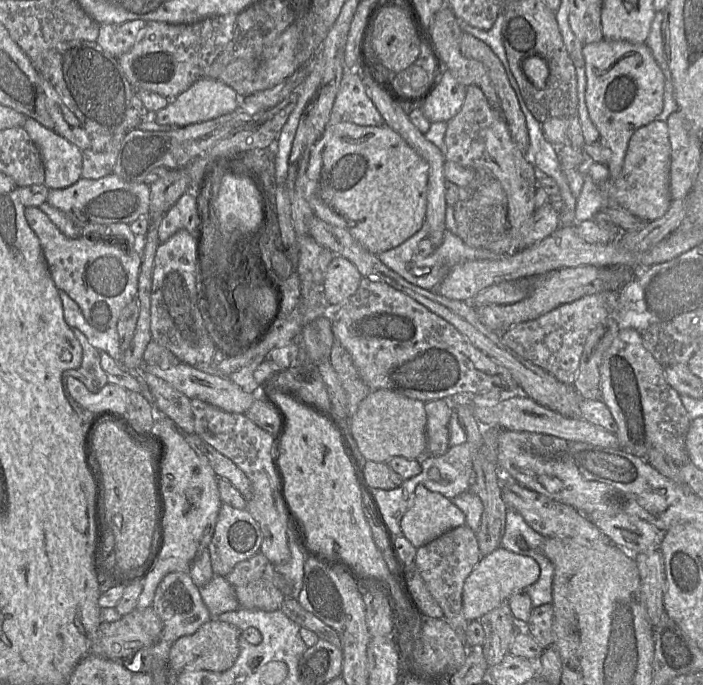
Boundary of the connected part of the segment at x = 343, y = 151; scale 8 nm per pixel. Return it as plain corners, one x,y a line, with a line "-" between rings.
339,122
328,125
311,152
305,199
315,216
347,229
366,249
379,255
422,228
428,174
427,162
389,126

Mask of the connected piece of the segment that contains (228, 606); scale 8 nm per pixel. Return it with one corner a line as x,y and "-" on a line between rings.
214,575
199,593
212,617
240,607
233,586
223,576

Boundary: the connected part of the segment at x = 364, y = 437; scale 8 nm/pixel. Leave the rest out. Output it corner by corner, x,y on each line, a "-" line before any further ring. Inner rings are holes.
372,390
353,414
350,434
367,461
388,463
395,456
420,459
426,454
427,446
425,403
393,390

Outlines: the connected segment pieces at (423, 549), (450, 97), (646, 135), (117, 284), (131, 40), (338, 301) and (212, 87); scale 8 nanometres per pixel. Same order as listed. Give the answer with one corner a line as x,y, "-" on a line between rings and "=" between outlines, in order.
464,524
417,548
413,562
429,593
441,607
443,619
455,630
462,643
467,646
467,653
472,647
466,644
466,628
470,621
464,618
462,611
463,588
467,577
477,566
481,557
477,533
=
445,70
437,88
423,104
420,104
424,116
431,123
448,123
460,111
467,88
450,71
=
655,119
631,137
620,174
599,182
605,201
603,208
626,210
647,223
663,217
672,204
670,167
671,143
667,121
=
25,207
24,215
29,226
39,238
50,275
58,290
66,292
78,304
86,321
92,327
99,331
116,327
121,311
137,294
138,275
141,266
139,253
134,248
130,248
131,250
123,248
124,240
111,239
115,244
110,244
104,239
67,238
38,207
=
144,20
122,24
102,24
96,42
104,51
118,58
132,48
145,25
=
334,256
322,284
326,303
337,308
347,301
358,289
362,275
355,265
343,256
=
202,77
164,109
157,111
154,121
157,125
166,124
177,127
205,122
235,111
241,105
241,98
233,88
222,81

